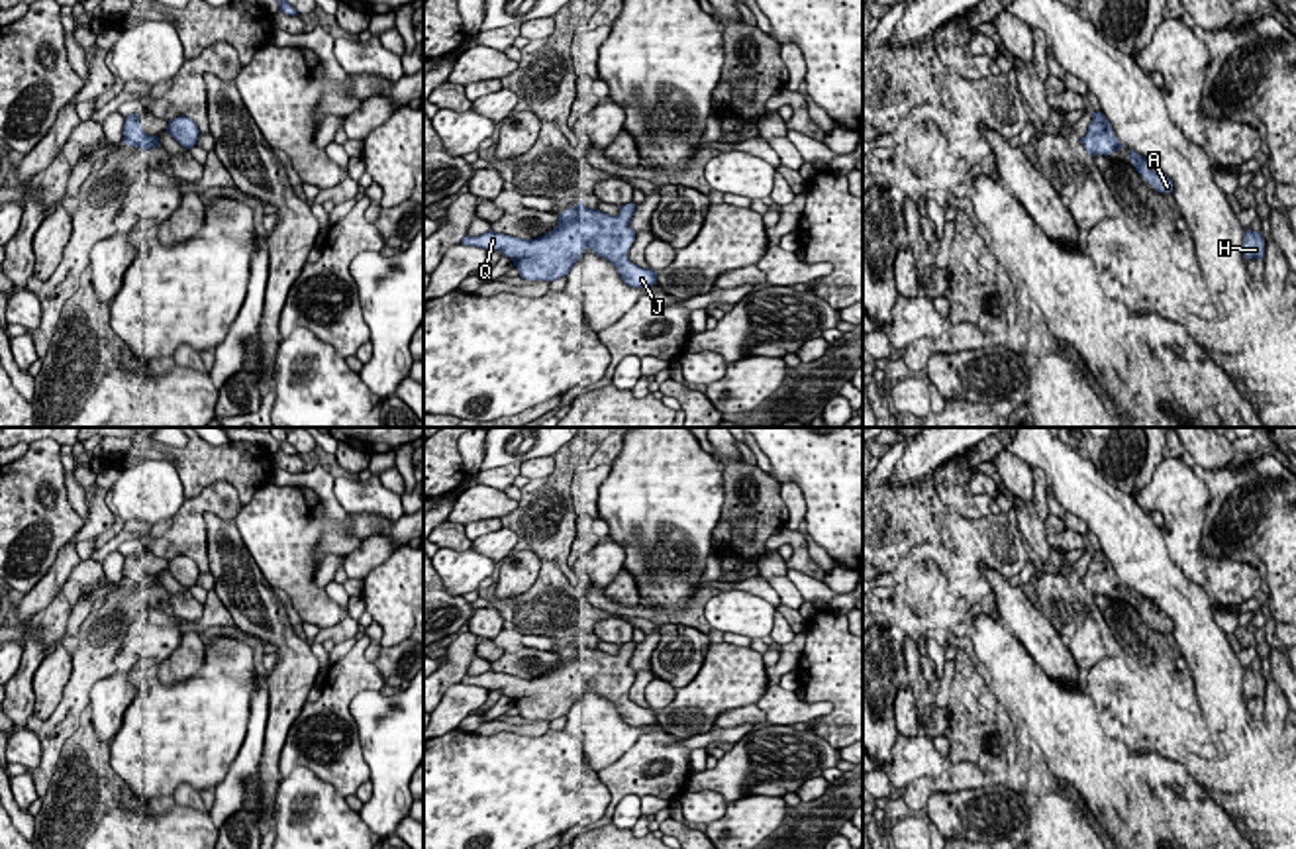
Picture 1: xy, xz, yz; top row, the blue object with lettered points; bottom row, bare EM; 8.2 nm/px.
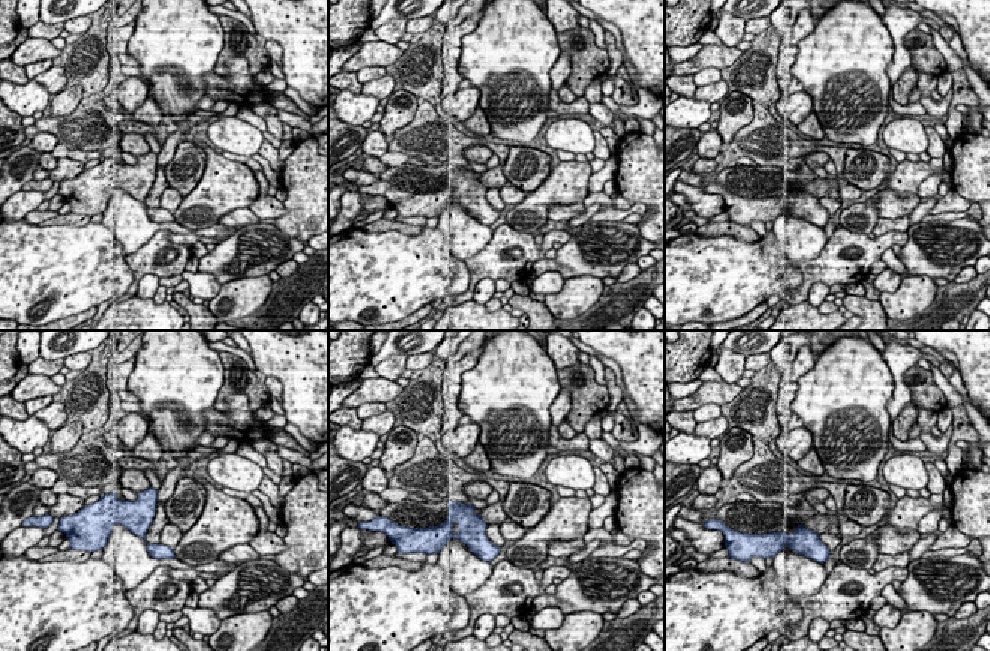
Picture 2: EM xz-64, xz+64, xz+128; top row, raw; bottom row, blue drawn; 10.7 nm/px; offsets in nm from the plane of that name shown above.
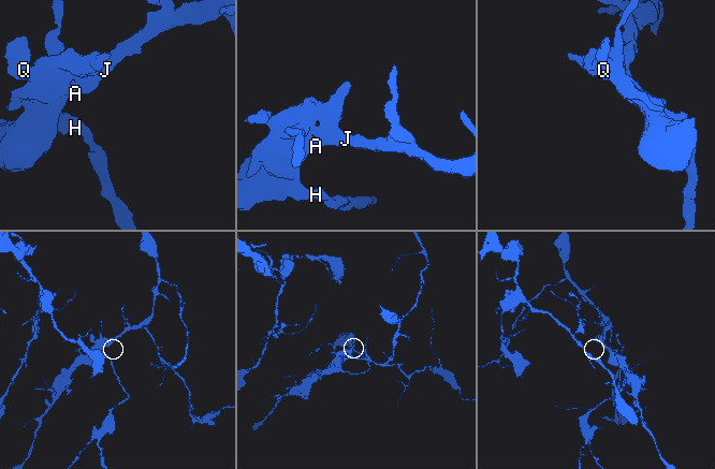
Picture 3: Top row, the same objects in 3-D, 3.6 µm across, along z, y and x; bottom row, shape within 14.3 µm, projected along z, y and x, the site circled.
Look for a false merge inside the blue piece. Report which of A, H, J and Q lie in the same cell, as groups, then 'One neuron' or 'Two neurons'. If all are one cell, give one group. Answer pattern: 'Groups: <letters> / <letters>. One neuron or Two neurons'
Groups: A H J Q. One neuron

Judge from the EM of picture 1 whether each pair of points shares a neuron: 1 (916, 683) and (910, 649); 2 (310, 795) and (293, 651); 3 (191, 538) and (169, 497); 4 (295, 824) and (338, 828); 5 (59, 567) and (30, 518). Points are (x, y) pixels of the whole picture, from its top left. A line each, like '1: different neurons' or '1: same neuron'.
1: same neuron
2: different neurons
3: different neurons
4: same neuron
5: different neurons

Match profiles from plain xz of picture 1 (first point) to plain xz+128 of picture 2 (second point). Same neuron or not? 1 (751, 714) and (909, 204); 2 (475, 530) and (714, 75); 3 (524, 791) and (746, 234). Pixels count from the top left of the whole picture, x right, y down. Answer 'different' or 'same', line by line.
1: same
2: same
3: different

